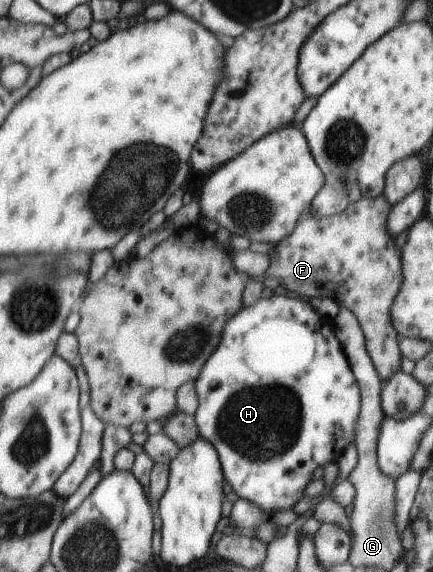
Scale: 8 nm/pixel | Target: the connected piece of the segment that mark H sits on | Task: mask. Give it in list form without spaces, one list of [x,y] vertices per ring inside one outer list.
[[[276,295],[268,297],[268,299],[258,299],[254,305],[243,307],[232,319],[228,319],[216,351],[210,355],[206,365],[202,367],[199,377],[194,381],[199,400],[195,423],[200,436],[216,449],[225,481],[230,483],[232,490],[241,499],[256,503],[260,509],[270,514],[292,509],[305,497],[304,489],[313,479],[314,471],[318,467],[324,468],[328,463],[335,462],[334,459],[341,455],[346,445],[354,443],[356,421],[358,421],[358,411],[360,411],[360,391],[351,371],[350,363],[343,351],[343,346],[336,339],[332,324],[332,320],[322,317],[313,309],[310,301],[304,301],[296,295]]]

